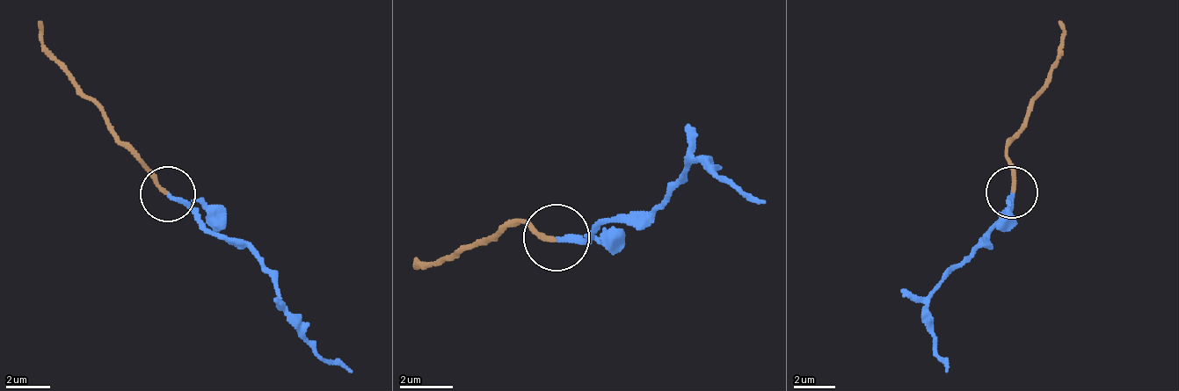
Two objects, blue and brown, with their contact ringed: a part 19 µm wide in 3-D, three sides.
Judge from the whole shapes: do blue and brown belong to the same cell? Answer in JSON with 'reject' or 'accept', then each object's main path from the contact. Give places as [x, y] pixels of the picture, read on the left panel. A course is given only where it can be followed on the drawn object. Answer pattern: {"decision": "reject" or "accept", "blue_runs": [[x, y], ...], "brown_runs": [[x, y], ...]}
{"decision": "reject", "blue_runs": [[169, 192], [202, 209], [221, 234], [238, 240], [283, 301], [305, 340], [351, 371]], "brown_runs": [[169, 192], [124, 144], [41, 38], [41, 21]]}

